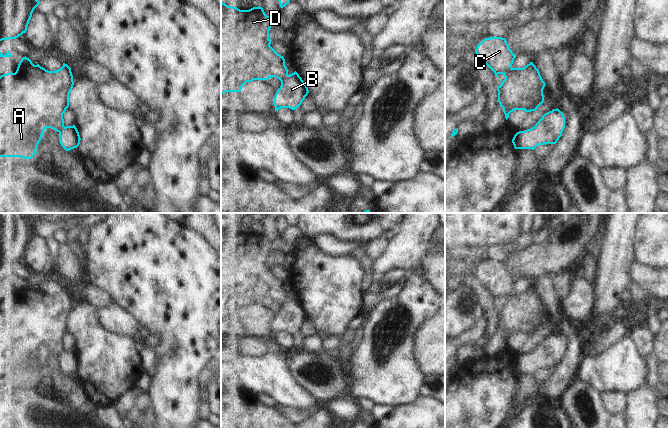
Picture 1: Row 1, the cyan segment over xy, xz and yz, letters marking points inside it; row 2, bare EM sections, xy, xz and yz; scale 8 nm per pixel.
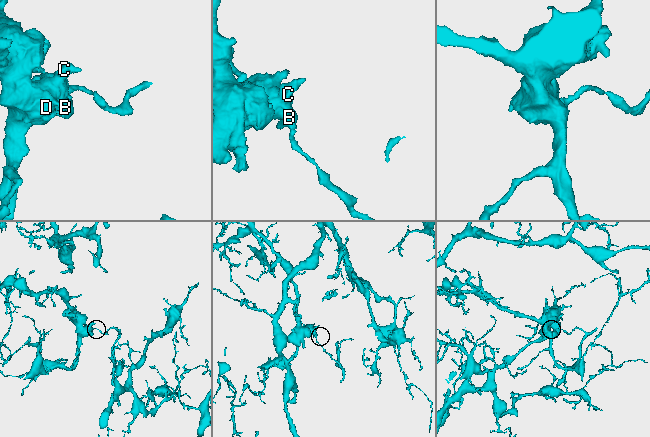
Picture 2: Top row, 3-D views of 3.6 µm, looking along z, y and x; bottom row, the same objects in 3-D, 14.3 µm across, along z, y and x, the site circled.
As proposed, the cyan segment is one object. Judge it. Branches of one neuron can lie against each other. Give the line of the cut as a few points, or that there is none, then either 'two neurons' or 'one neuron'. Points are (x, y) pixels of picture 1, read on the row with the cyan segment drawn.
cut in xz along (288, 75), (281, 82); two neurons

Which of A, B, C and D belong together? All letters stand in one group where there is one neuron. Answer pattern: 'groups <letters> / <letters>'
groups A C D / B

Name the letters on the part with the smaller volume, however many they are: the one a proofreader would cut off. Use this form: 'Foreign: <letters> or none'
Foreign: B

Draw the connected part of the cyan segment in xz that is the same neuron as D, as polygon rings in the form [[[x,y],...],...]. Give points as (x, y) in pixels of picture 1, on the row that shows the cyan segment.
[[[221,2],[221,95],[226,92],[240,92],[246,82],[254,80],[268,80],[271,77],[281,82],[288,77],[285,59],[271,46],[269,31],[271,17],[267,16],[262,7],[253,7],[249,10],[240,10]]]

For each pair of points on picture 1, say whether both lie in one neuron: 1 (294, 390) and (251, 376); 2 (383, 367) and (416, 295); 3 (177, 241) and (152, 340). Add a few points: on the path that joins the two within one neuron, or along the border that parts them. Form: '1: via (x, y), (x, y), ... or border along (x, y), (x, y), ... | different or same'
1: via (283, 387), (270, 376), (262, 376) | same
2: via (395, 349), (405, 338), (411, 313) | same
3: border along (145, 332), (159, 336), (159, 344), (154, 349) | different

